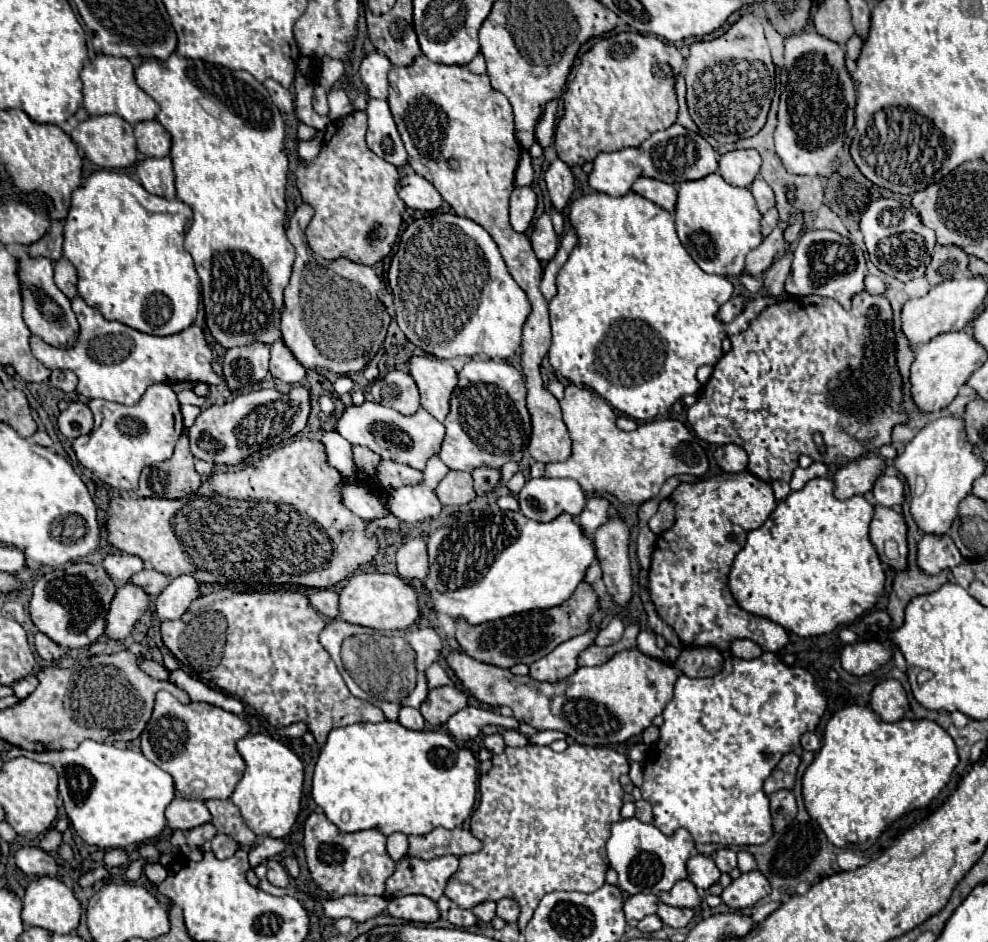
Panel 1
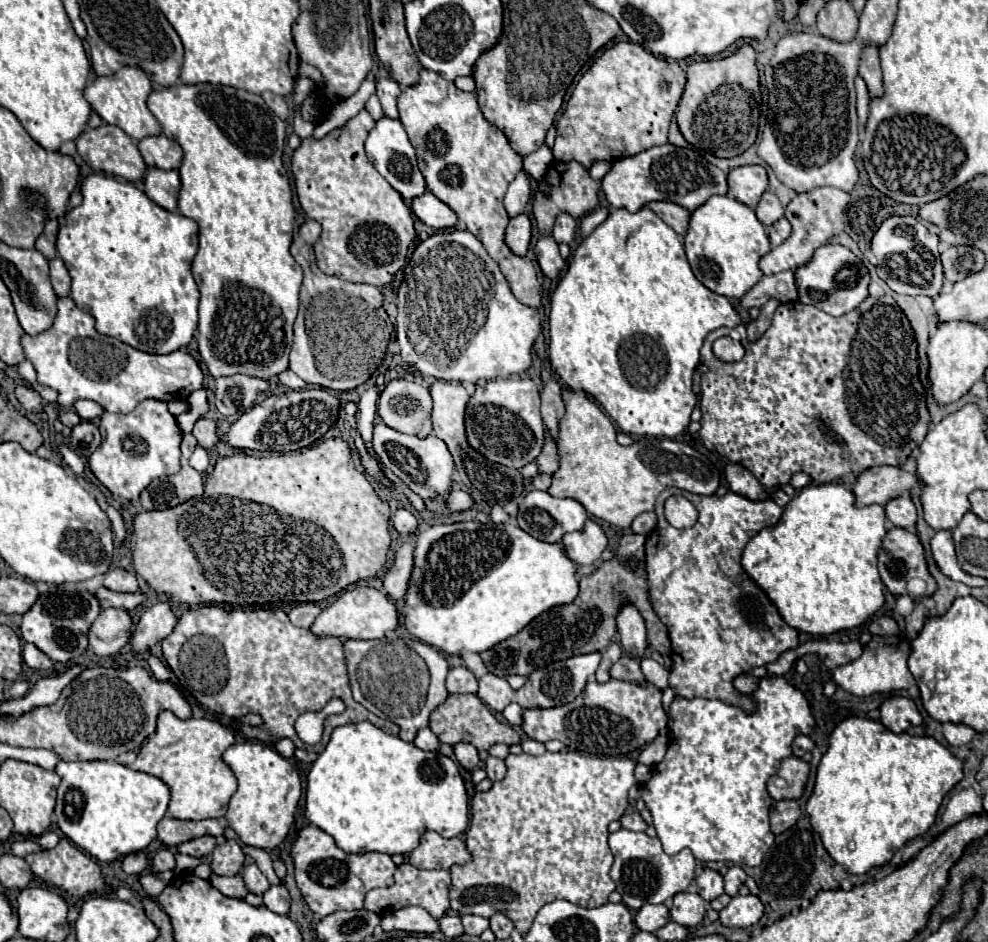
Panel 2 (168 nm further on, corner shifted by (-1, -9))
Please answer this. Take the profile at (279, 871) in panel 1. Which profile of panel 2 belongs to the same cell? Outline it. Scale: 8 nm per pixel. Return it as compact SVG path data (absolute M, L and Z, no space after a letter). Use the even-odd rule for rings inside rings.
M276 885L276 887L270 887L266 893L264 893L264 905L278 913L278 915L288 915L290 911L290 895L286 891L284 885Z

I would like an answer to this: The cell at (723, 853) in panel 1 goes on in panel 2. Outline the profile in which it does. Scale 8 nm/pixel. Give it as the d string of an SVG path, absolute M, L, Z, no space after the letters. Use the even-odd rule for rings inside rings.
M730 867L728 869L728 873L724 875L724 887L726 887L726 893L730 895L730 897L734 897L736 893L738 893L738 889L740 889L740 885L746 881L746 871L742 869L742 867Z

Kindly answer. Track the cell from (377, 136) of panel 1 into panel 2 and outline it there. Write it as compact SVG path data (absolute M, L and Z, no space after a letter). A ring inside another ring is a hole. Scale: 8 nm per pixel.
M382 117L376 127L370 131L366 139L366 155L372 161L372 165L378 169L378 173L402 195L404 201L412 201L414 197L422 195L426 191L426 181L418 169L418 159L414 153L414 147L398 119Z

